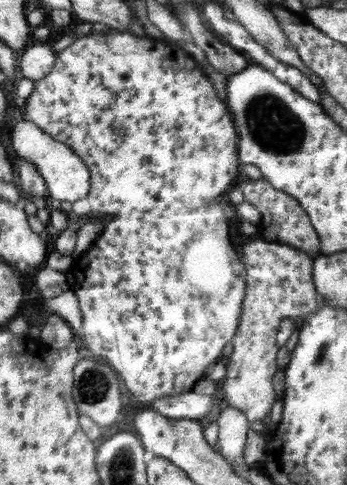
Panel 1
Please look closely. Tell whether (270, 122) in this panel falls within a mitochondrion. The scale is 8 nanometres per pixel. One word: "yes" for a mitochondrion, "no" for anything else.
yes

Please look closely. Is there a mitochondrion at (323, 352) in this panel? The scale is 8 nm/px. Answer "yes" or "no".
yes

